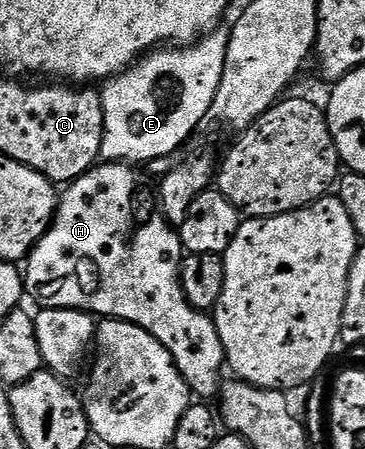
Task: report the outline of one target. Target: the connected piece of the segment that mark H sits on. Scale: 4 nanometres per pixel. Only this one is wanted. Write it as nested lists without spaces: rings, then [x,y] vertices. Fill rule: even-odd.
[[[110,161],[100,162],[98,165],[85,172],[79,179],[75,179],[72,183],[66,184],[67,191],[58,196],[57,206],[55,208],[55,218],[46,233],[39,238],[39,243],[31,254],[25,260],[25,291],[28,296],[31,295],[44,308],[59,308],[61,310],[81,310],[90,313],[95,317],[110,317],[113,319],[123,319],[127,323],[137,325],[141,329],[148,331],[157,341],[161,341],[161,345],[165,345],[165,349],[169,349],[169,353],[173,357],[173,361],[177,365],[177,369],[181,373],[181,377],[185,377],[185,381],[191,387],[192,392],[199,397],[207,397],[203,395],[211,395],[220,390],[221,378],[219,379],[219,370],[224,370],[225,360],[223,357],[223,346],[219,340],[219,334],[215,328],[215,320],[208,312],[196,311],[191,303],[185,297],[183,286],[179,284],[179,268],[183,266],[185,252],[183,243],[179,240],[179,232],[172,224],[163,218],[162,214],[157,210],[157,195],[149,184],[143,180],[142,170],[136,169],[130,163],[112,163]]]

